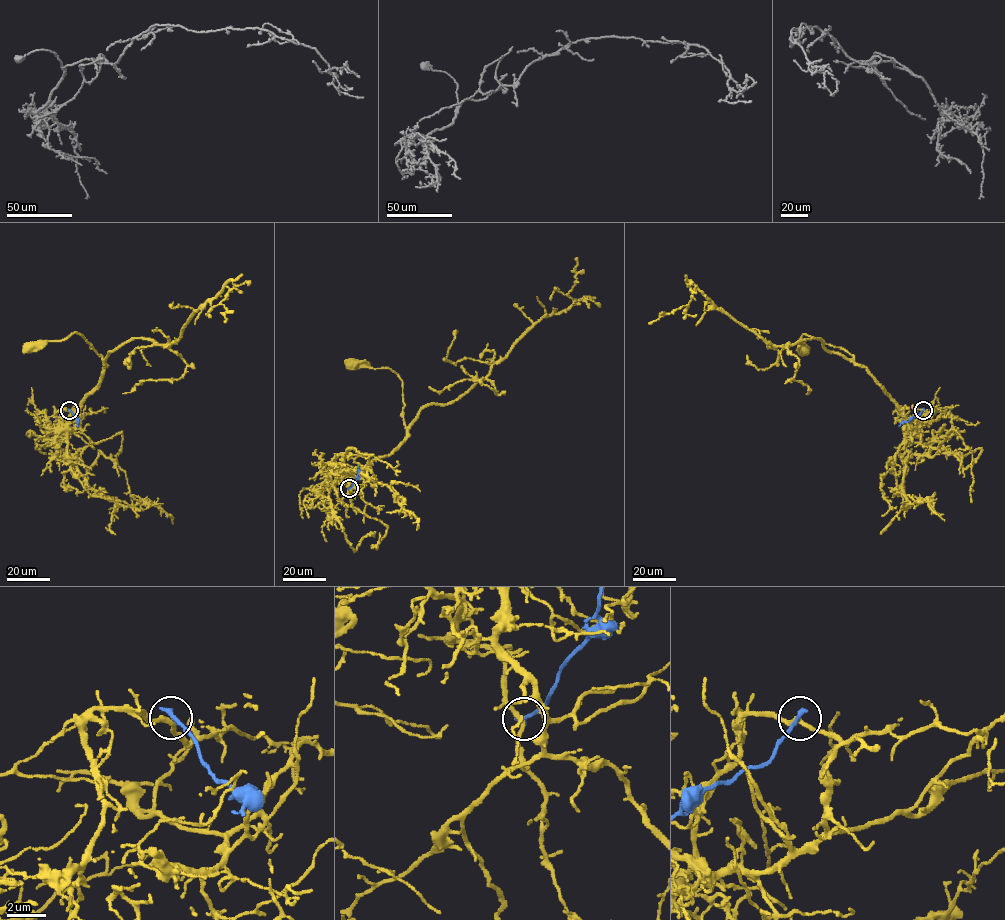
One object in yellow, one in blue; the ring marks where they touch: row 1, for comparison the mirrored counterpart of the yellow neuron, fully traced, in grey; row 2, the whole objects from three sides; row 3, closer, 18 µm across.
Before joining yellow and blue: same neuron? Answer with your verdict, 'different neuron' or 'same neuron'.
different neuron

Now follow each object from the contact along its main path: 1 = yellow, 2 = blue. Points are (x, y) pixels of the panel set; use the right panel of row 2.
1: (923, 409), (916, 409), (905, 430), (902, 411), (849, 353), (803, 334), (799, 340), (805, 349)
2: (923, 409), (898, 426)

